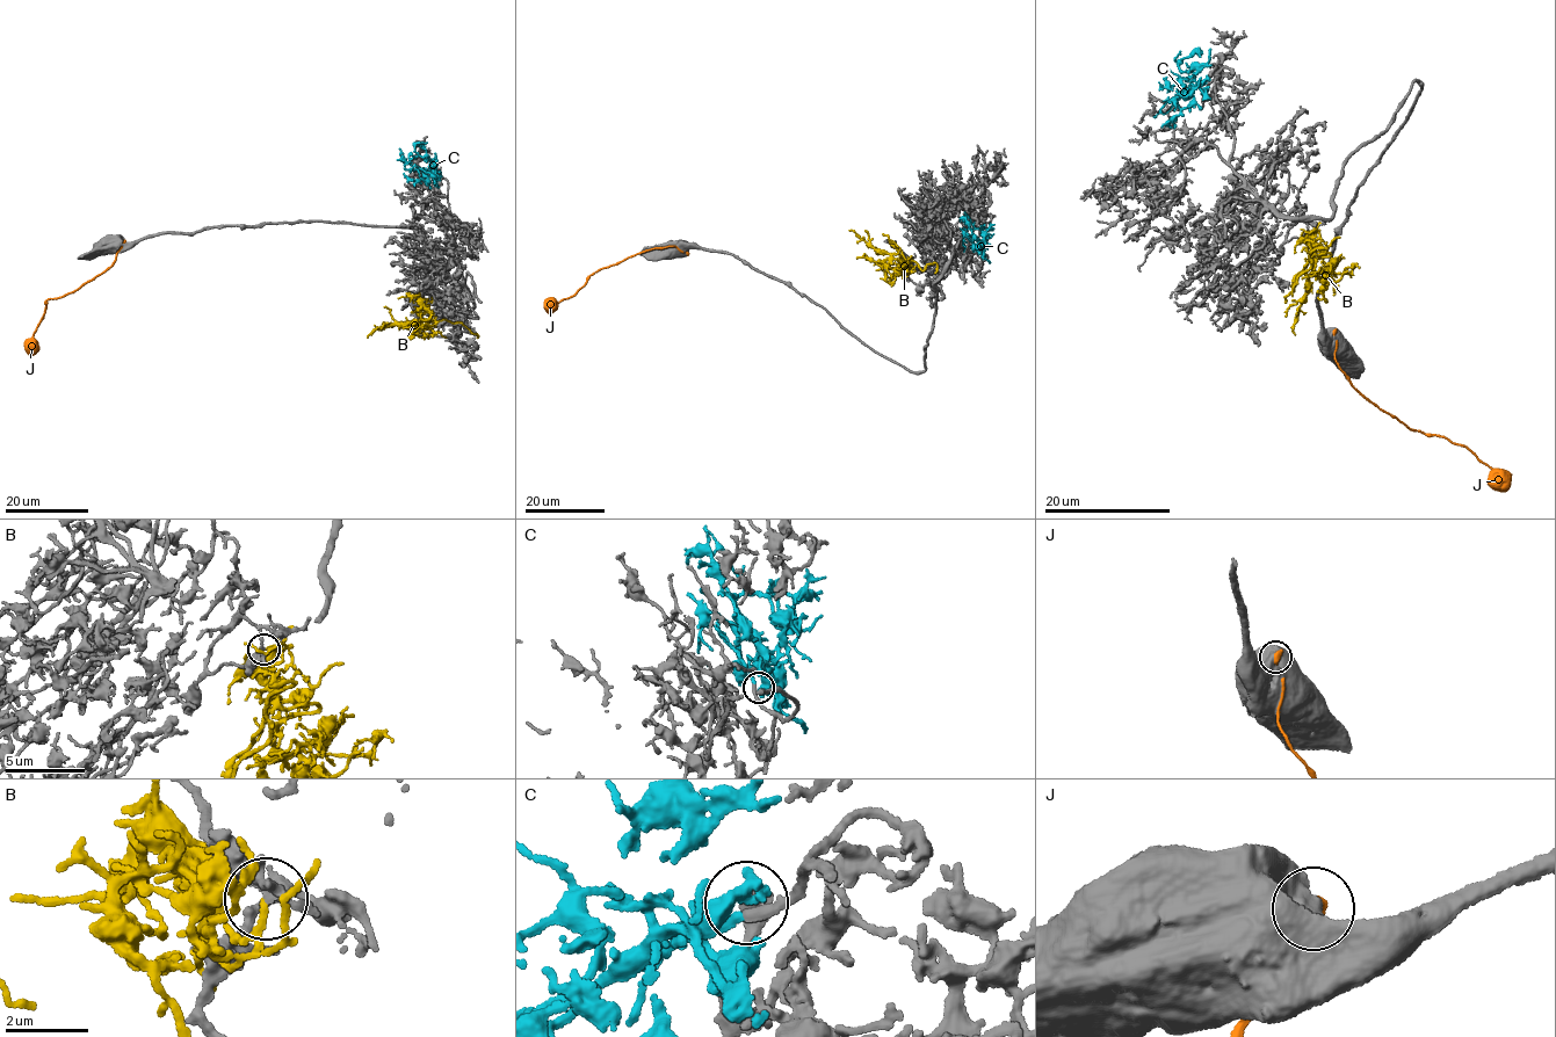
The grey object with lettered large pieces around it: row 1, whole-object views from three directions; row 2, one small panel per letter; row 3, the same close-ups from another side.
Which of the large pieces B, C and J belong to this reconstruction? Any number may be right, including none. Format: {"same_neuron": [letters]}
{"same_neuron": ["C"]}

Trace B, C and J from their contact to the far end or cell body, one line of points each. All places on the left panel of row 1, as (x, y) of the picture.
B: (427, 299), (425, 303), (431, 320), (388, 324), (367, 338)
C: (428, 171), (412, 165), (409, 160), (411, 154), (418, 156), (417, 144), (427, 152)
J: (124, 240), (110, 267), (77, 290), (48, 299), (29, 345), (29, 355)

